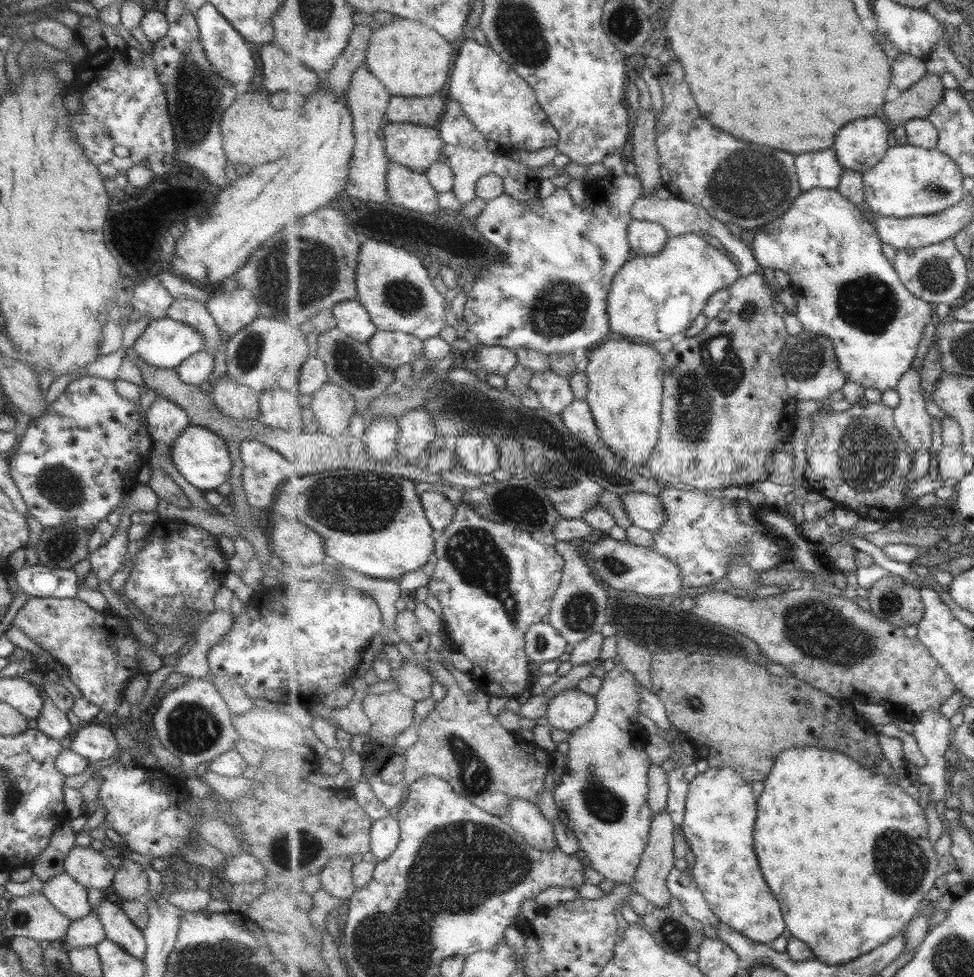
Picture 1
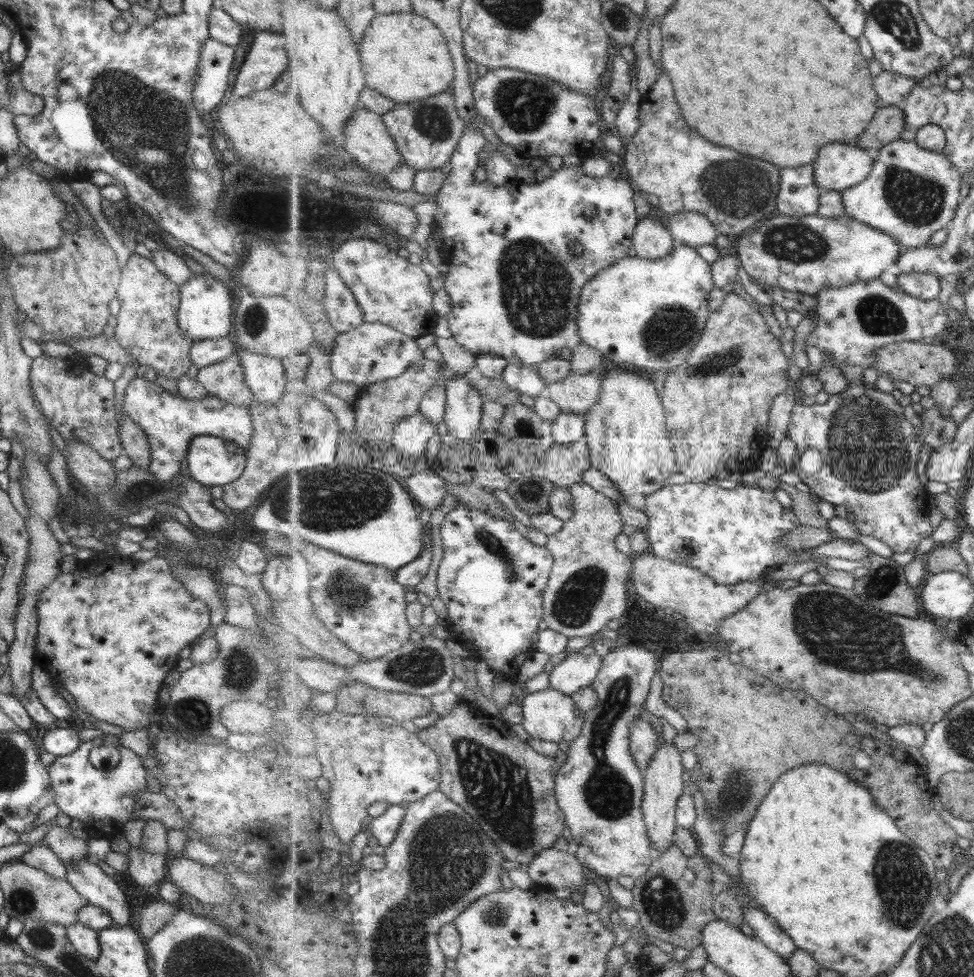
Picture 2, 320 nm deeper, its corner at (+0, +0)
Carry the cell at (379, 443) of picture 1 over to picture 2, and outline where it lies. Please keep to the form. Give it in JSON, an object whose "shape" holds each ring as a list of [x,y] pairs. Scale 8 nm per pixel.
{"shape":[[[419,412],[396,424],[393,449],[399,456],[420,457],[426,454],[429,440],[436,436],[436,424]]]}

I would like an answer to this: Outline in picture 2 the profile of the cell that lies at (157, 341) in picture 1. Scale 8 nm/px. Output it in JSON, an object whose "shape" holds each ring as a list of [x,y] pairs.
{"shape":[[[191,273],[189,280],[178,287],[179,309],[176,313],[177,324],[181,332],[192,342],[203,339],[223,338],[233,330],[232,312],[236,294],[226,285],[210,275]]]}

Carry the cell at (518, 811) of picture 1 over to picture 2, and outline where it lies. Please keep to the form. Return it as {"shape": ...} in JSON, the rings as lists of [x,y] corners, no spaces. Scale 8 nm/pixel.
{"shape":[[[549,848],[535,857],[527,871],[533,883],[541,884],[546,890],[565,887],[575,891],[582,890],[587,882],[583,867],[575,855]]]}

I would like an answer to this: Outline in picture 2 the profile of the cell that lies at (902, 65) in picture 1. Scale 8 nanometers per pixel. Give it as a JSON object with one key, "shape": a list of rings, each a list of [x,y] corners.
{"shape":[[[882,70],[874,78],[874,87],[878,92],[879,98],[885,100],[887,104],[901,109],[906,105],[907,97],[912,88],[915,88],[918,83],[917,80],[888,70]]]}

